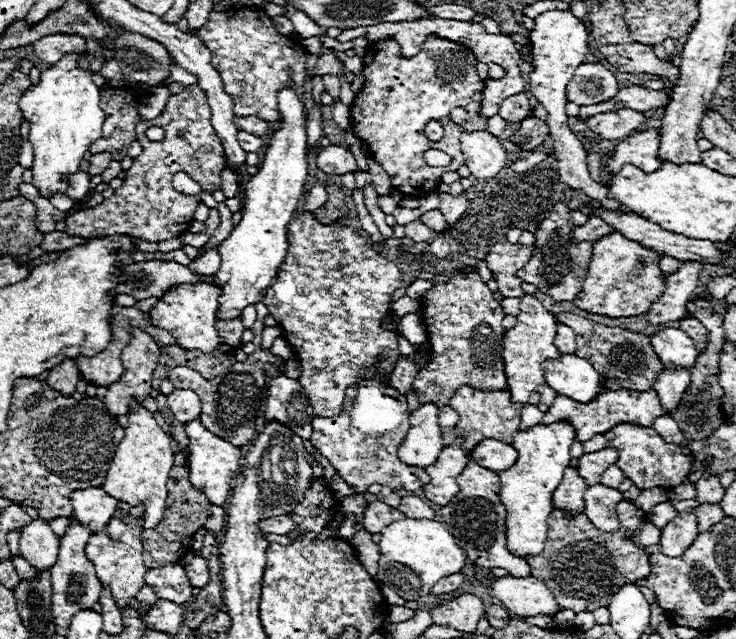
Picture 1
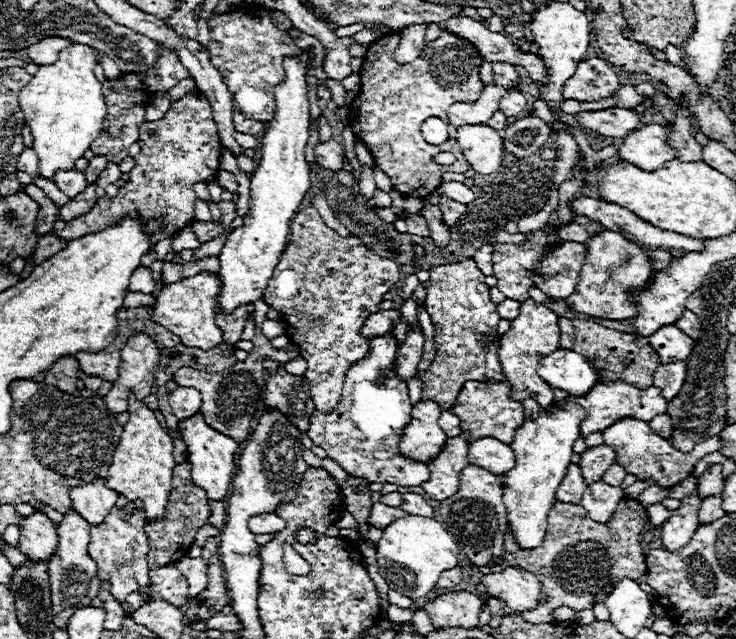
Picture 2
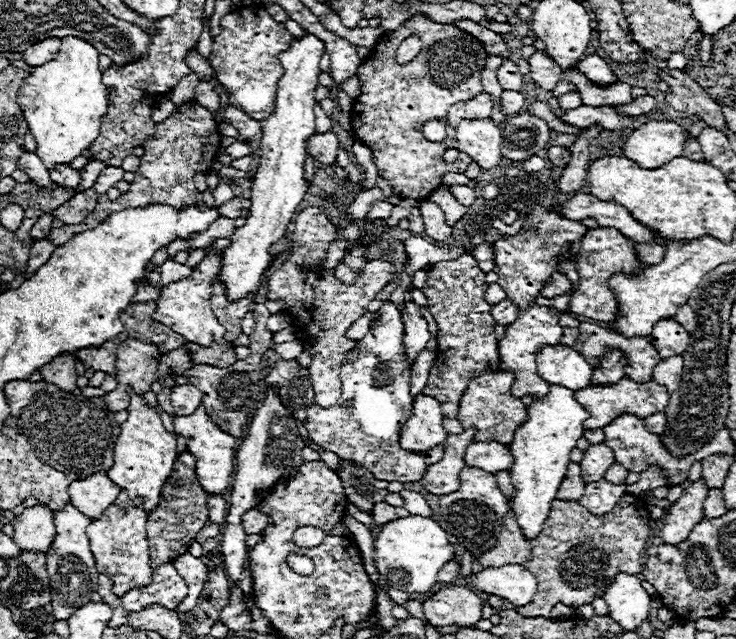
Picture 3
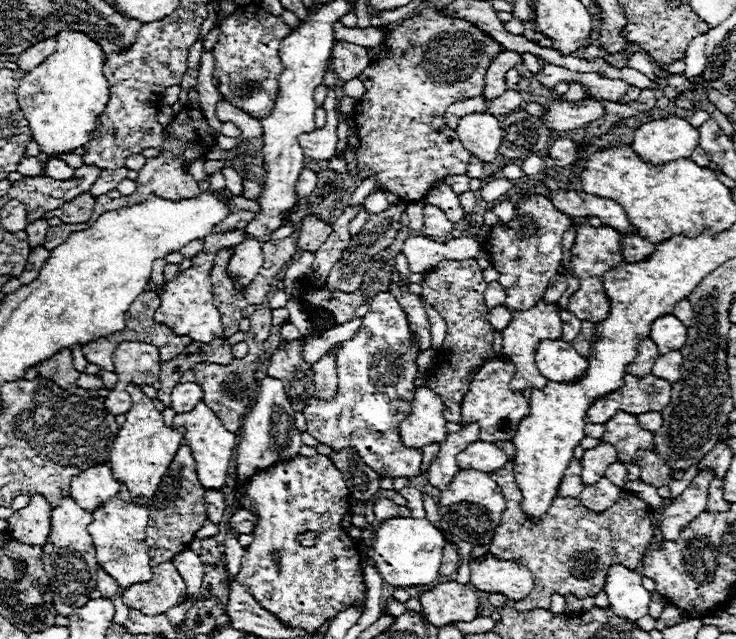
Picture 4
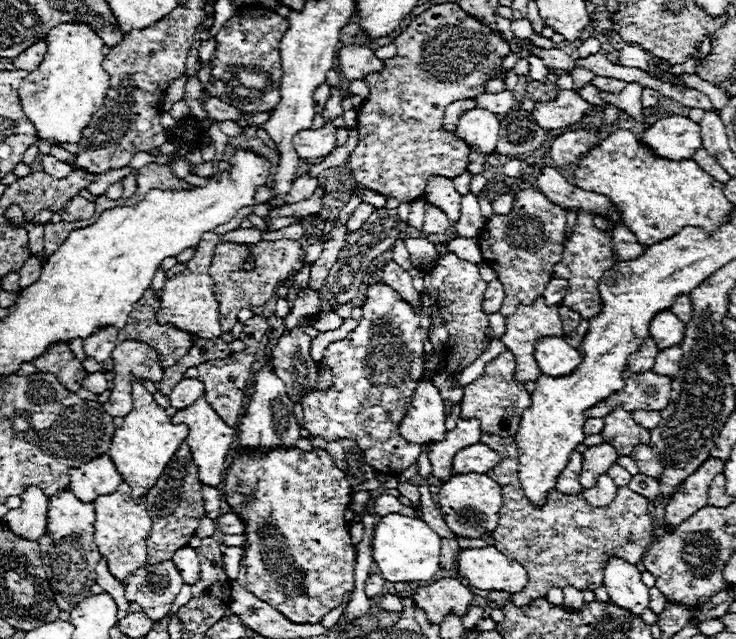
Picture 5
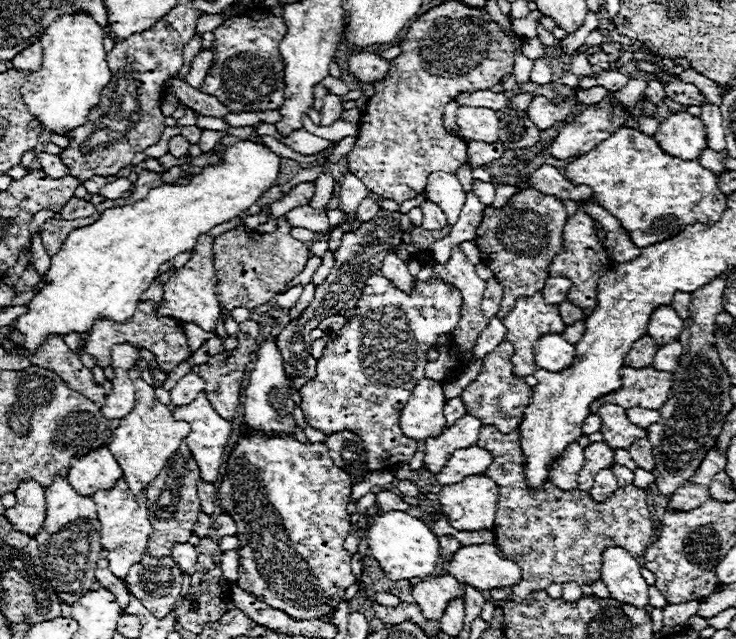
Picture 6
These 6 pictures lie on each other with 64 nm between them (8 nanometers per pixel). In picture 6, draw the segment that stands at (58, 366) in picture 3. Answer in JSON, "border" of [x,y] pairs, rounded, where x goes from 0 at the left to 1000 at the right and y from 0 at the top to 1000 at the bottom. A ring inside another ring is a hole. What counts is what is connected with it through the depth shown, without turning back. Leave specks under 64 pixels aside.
{"border":[[[79,526],[65,529],[52,545],[52,551],[38,560],[46,573],[63,576],[63,579],[84,588],[84,595],[92,601],[92,607],[101,607],[103,613],[122,620],[122,626],[128,626],[130,632],[141,629],[141,607],[128,601],[125,579],[111,573],[109,560],[87,538],[84,529],[79,529]]]}

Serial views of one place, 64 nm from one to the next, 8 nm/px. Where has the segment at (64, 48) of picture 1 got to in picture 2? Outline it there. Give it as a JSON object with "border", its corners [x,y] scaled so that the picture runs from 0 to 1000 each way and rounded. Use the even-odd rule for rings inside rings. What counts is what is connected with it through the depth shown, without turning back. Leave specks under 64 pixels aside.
{"border":[[[68,56],[68,59],[54,63],[52,69],[41,72],[38,75],[38,88],[52,103],[57,103],[57,100],[73,100],[79,94],[79,81],[84,81],[95,69],[101,69],[101,63],[82,59],[82,56]]]}

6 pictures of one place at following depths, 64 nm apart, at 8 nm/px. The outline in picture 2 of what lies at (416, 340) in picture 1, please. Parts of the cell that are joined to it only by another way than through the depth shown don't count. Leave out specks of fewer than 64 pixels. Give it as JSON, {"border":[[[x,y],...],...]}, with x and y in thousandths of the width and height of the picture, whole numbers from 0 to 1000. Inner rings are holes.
{"border":[[[554,469],[554,473],[546,479],[546,498],[549,498],[549,504],[552,504],[554,510],[571,507],[571,504],[568,504],[568,495],[565,495],[565,482],[568,482],[565,469]]]}

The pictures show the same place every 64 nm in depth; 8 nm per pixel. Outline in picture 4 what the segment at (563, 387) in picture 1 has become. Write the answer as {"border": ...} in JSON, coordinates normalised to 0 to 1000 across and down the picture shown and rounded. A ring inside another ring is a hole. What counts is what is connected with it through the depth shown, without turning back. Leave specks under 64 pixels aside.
{"border":[[[742,532],[731,541],[728,576],[747,598],[788,598],[796,585],[799,563],[772,535]]]}

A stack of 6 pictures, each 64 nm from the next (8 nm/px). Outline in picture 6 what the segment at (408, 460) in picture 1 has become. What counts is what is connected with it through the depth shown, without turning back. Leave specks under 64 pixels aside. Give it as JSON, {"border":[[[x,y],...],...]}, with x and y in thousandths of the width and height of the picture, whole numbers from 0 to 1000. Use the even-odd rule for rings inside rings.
{"border":[[[584,592],[568,595],[552,638],[546,638],[546,676],[565,692],[598,682],[606,670],[606,654],[601,648],[603,632],[606,623],[598,598]]]}

